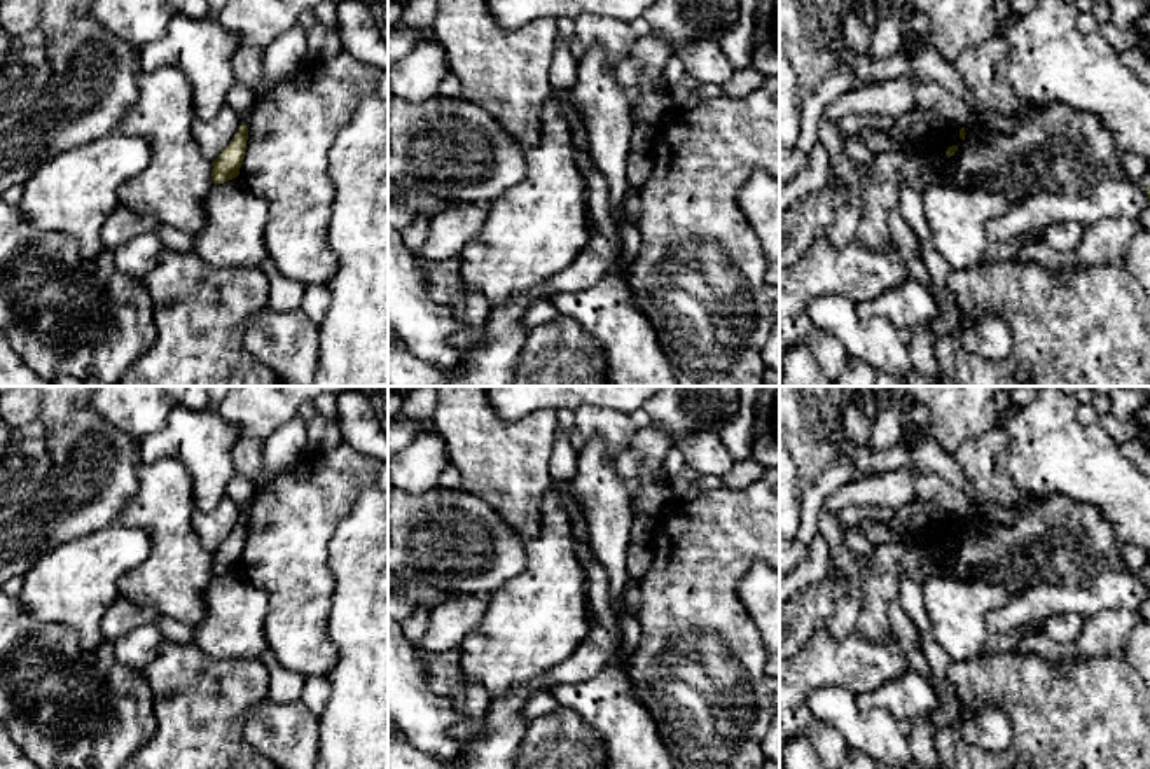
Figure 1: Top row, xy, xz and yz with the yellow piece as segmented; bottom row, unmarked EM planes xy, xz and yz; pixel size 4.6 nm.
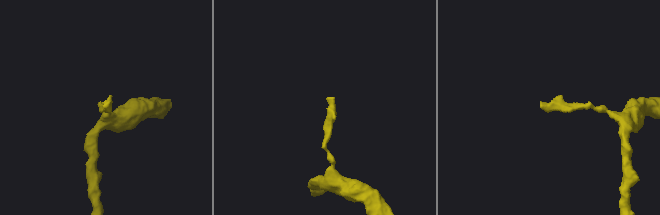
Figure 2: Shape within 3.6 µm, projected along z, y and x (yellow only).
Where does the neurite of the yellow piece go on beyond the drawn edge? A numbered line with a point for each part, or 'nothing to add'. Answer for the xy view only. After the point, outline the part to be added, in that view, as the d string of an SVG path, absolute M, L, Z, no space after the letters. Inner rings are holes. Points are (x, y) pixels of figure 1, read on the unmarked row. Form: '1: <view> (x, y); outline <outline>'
nothing to add

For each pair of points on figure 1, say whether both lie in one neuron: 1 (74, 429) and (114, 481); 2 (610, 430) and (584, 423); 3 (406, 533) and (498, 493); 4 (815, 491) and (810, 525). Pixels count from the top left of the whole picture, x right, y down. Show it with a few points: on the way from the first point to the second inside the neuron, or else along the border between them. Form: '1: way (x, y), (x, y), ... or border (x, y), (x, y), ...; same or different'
1: way (81, 441), (88, 455), (102, 469); same
2: way (603, 423), (591, 423); same
3: border (460, 488), (483, 498), (512, 526); different
4: way (813, 500), (810, 516); same

